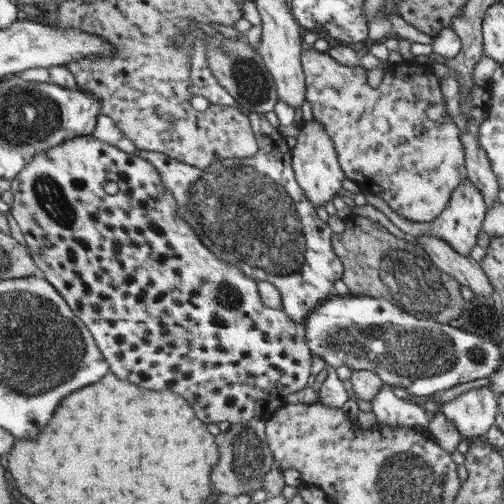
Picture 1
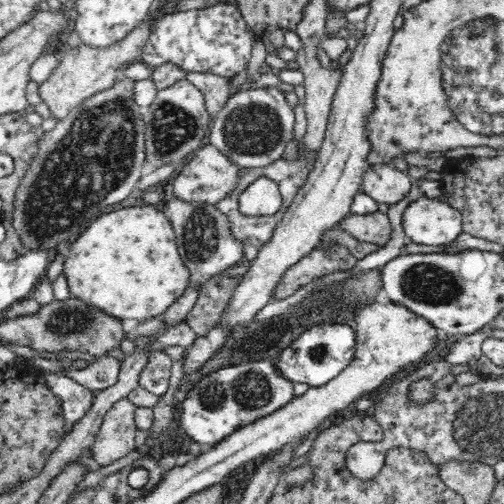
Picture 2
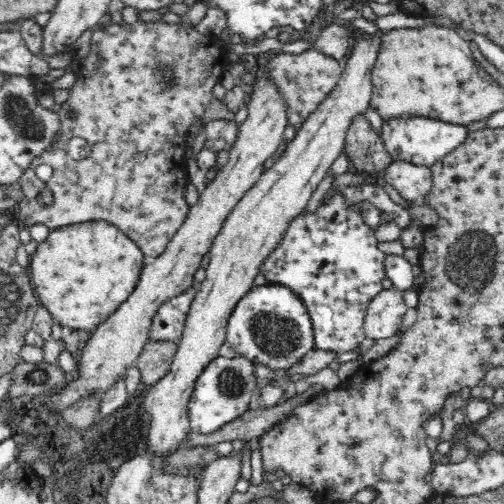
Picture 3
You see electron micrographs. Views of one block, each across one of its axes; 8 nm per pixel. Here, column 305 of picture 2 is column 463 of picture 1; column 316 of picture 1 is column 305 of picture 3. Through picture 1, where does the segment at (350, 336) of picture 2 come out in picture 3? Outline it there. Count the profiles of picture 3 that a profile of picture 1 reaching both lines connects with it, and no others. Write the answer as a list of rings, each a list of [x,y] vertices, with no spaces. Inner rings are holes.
[[[276,284],[254,286],[236,302],[228,318],[226,340],[232,344],[238,356],[250,358],[254,364],[264,364],[268,368],[290,366],[292,362],[304,358],[304,352],[316,344],[310,316],[300,298],[296,298],[290,288]]]

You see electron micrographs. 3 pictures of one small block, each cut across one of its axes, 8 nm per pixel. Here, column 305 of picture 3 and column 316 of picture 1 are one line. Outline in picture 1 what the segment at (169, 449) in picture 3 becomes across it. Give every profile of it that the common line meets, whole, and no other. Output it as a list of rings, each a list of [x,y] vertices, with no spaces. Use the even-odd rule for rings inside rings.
[[[313,120],[309,124],[301,124],[299,144],[293,150],[295,150],[293,152],[293,170],[297,172],[297,182],[301,184],[307,198],[317,208],[319,206],[325,208],[335,196],[339,196],[339,192],[343,190],[343,182],[347,180],[347,174],[341,168],[341,158],[339,158],[339,152],[335,148],[333,140],[327,136],[323,126],[317,120]]]

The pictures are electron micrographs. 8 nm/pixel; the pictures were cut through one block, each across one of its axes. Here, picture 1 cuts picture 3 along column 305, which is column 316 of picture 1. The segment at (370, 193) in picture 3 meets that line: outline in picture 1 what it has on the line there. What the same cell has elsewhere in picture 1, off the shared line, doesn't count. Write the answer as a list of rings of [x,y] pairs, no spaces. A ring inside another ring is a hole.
[[[251,110],[247,114],[253,122],[257,142],[261,144],[261,150],[257,152],[257,156],[253,156],[253,158],[219,158],[207,170],[189,166],[187,162],[171,158],[169,154],[137,148],[133,144],[133,140],[125,138],[125,134],[117,128],[117,124],[109,116],[99,118],[93,138],[101,140],[109,146],[125,150],[133,158],[145,158],[147,162],[153,162],[157,172],[161,172],[165,186],[171,190],[171,194],[179,202],[179,208],[177,208],[179,216],[193,226],[193,230],[199,234],[199,240],[209,250],[213,250],[213,254],[217,254],[217,258],[221,258],[223,262],[229,262],[229,266],[239,266],[255,282],[275,284],[279,288],[279,292],[283,294],[283,304],[285,304],[283,310],[291,318],[295,318],[299,322],[299,326],[303,326],[301,322],[305,322],[307,316],[319,304],[323,304],[325,300],[335,296],[333,286],[337,280],[345,278],[345,262],[337,254],[337,248],[333,248],[333,230],[329,228],[329,224],[325,224],[319,218],[317,206],[307,198],[305,190],[297,182],[297,172],[293,170],[293,152],[295,150],[289,148],[289,140],[275,126],[271,126],[271,122],[265,118],[267,112]]]

